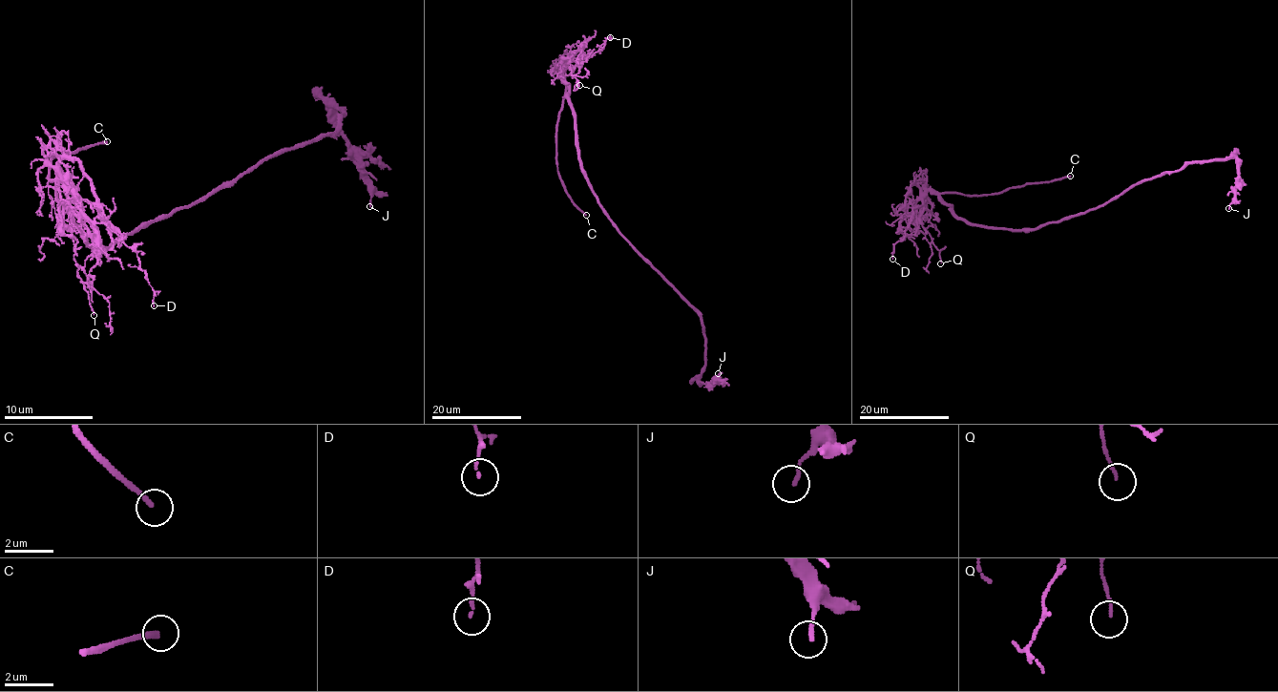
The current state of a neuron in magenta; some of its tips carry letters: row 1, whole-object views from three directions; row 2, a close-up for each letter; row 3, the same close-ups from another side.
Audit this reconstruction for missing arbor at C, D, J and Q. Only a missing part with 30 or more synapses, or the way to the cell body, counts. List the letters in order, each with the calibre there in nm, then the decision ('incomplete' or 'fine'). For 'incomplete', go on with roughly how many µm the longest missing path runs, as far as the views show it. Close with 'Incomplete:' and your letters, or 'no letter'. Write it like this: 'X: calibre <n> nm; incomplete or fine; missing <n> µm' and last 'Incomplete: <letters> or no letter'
C: calibre 240 nm; incomplete; missing 90 µm
D: calibre 100 nm; fine
J: calibre 170 nm; fine
Q: calibre 100 nm; fine
Incomplete: C

